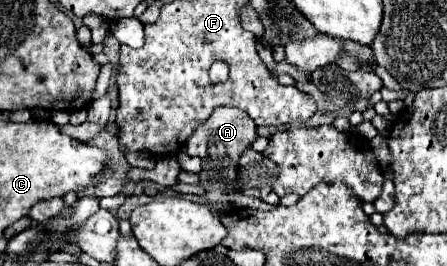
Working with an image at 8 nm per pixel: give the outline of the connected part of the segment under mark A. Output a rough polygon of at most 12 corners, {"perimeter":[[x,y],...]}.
{"perimeter":[[218,106],[186,140],[204,198],[236,192],[238,154],[256,138],[244,110]]}

